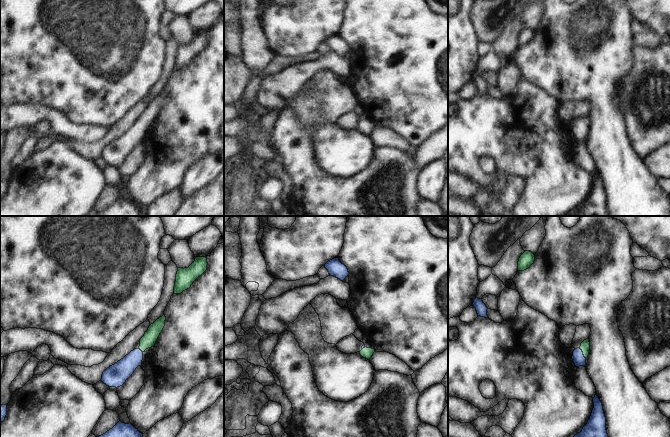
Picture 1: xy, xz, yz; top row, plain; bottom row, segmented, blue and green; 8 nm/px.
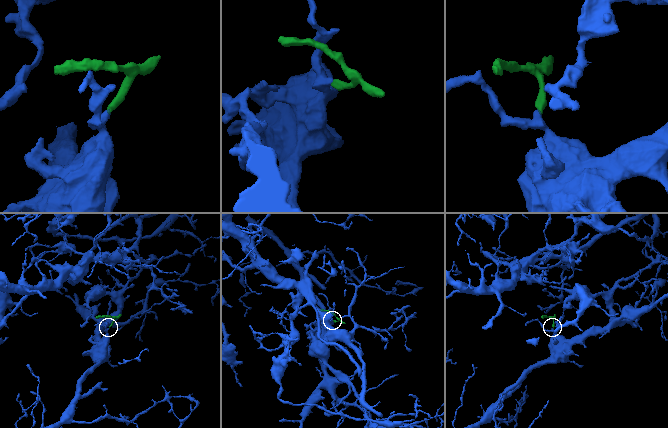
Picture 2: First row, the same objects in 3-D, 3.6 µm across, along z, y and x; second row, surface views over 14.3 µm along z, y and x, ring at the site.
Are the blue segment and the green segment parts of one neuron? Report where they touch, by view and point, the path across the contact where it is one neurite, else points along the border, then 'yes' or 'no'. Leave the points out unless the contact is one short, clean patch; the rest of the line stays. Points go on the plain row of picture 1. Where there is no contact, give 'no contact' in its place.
contact yz (582, 129); way yz (578, 134), (582, 129), (585, 121); yes

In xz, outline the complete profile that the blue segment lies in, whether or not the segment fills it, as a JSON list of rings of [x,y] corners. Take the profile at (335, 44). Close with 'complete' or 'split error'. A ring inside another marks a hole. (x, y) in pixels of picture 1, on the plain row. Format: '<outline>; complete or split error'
[[[339,34],[328,37],[324,42],[331,52],[338,54],[341,57],[344,57],[344,55],[349,52],[347,43],[340,38]]]; complete

